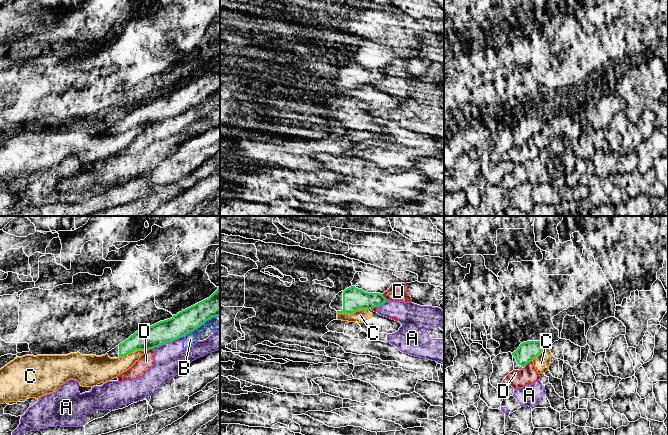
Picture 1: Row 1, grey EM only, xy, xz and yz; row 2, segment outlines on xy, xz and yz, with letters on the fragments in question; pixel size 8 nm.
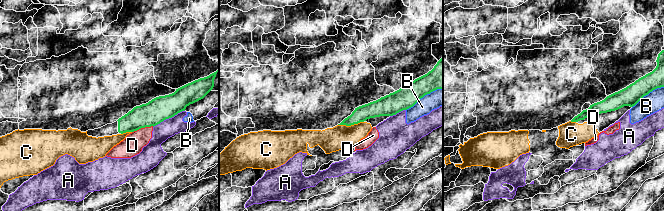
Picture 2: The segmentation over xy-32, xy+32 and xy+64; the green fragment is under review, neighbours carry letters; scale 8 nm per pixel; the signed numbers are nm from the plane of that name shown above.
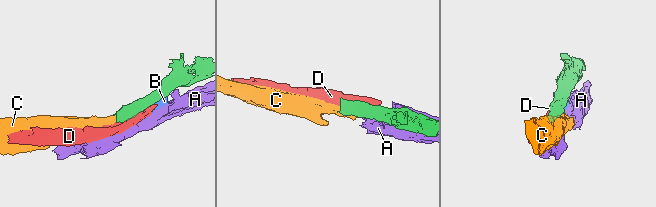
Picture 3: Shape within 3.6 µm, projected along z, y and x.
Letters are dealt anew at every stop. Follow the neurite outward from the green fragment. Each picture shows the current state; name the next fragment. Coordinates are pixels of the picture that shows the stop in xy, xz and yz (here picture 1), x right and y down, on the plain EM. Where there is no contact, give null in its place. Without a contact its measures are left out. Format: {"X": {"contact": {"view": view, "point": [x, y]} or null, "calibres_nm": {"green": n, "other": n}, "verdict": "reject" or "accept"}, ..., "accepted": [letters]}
{"A": {"contact": {"view": "xy", "point": [168, 117]}, "calibres_nm": {"green": 190, "other": 240}, "verdict": "reject"}, "B": {"contact": {"view": "xy", "point": [202, 99]}, "calibres_nm": {"green": 190, "other": 100}, "verdict": "reject"}, "C": {"contact": {"view": "xz", "point": [353, 88]}, "calibres_nm": {"green": 180, "other": 100}, "verdict": "reject"}, "D": {"contact": {"view": "yz", "point": [528, 138]}, "calibres_nm": {"green": 150, "other": 150}, "verdict": "reject"}, "accepted": []}

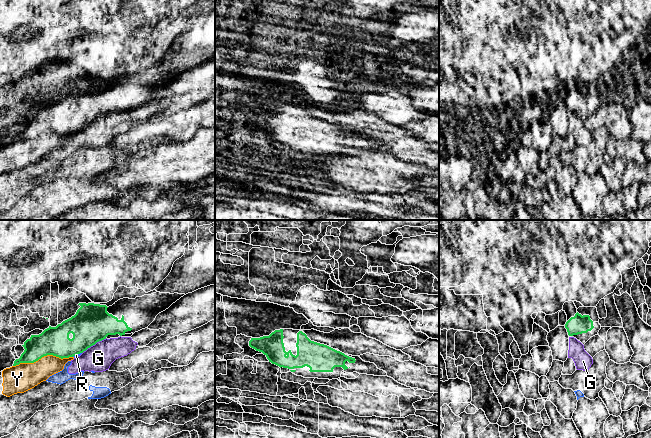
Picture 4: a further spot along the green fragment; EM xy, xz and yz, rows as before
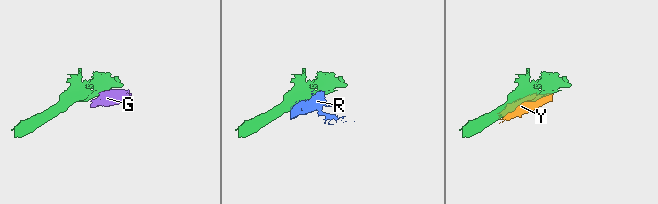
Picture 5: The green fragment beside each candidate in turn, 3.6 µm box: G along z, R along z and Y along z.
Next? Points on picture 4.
{"G": {"contact": {"view": "xy", "point": [94, 120]}, "calibres_nm": {"green": 300, "other": 220}, "verdict": "reject"}, "R": {"contact": {"view": "xy", "point": [76, 130]}, "calibres_nm": {"green": 280, "other": 20}, "verdict": "reject"}, "Y": {"contact": {"view": "xy", "point": [42, 132]}, "calibres_nm": {"green": 220, "other": 220}, "verdict": "reject"}, "accepted": []}

